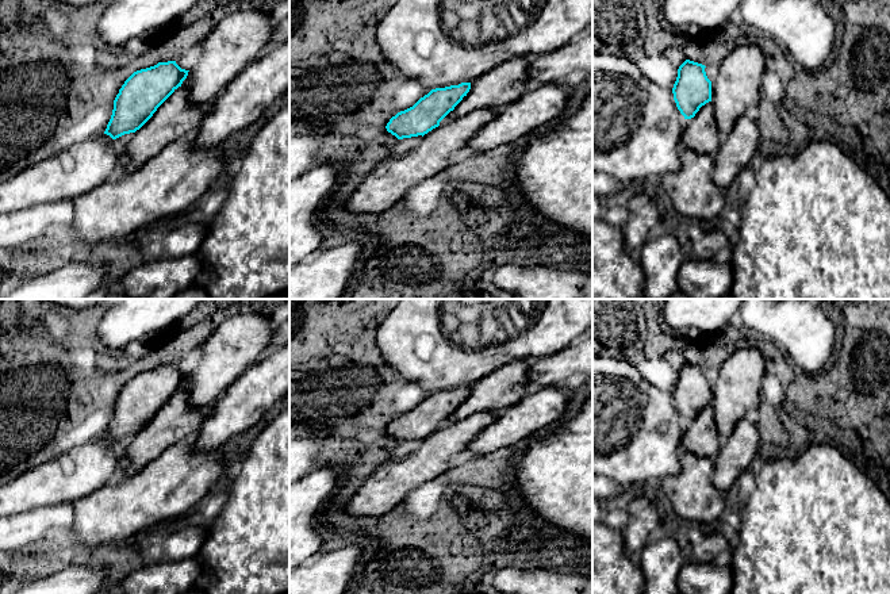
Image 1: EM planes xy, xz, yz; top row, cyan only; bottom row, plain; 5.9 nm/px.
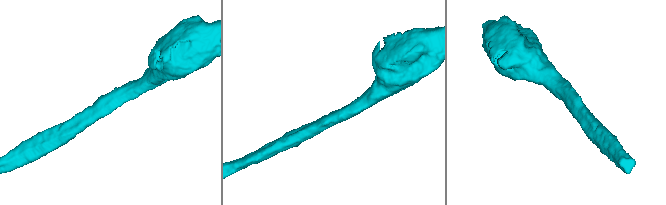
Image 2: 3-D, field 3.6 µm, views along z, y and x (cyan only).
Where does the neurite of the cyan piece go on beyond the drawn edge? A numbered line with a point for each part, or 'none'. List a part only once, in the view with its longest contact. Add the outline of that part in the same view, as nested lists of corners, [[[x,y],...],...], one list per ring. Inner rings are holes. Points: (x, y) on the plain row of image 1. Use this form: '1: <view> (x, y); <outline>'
none

